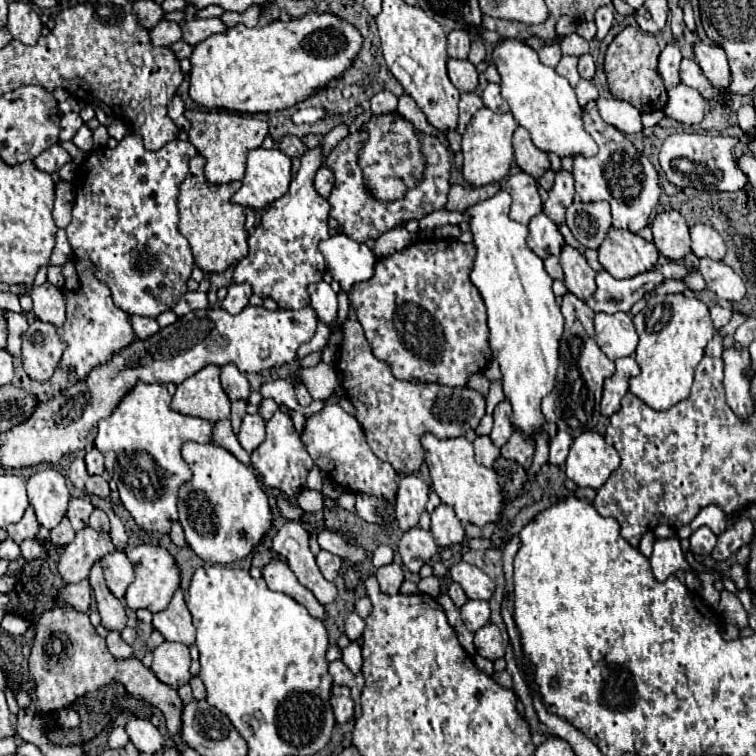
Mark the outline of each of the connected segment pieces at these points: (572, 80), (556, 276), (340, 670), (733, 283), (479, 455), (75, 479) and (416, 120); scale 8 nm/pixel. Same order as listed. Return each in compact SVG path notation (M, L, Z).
M563 56L561 62L555 66L555 72L565 76L571 86L577 86L577 82L581 78L579 72L577 72L577 58L575 56Z
M557 256L545 258L545 268L547 268L547 272L549 272L549 276L551 276L553 280L563 280L563 268L561 268Z
M335 660L335 662L329 664L329 674L333 676L333 684L349 686L349 688L355 686L355 676L353 676L353 672L351 672L341 660Z
M701 258L699 272L703 274L707 288L711 292L715 292L719 298L735 302L735 300L741 300L745 296L743 280L733 272L733 268L725 266L723 262Z
M479 436L473 444L475 444L475 458L477 458L477 462L491 468L493 462L499 458L499 448L493 446L489 436Z
M75 454L75 456L73 456L67 476L69 476L69 480L73 482L73 486L81 486L81 490L85 488L85 482L87 482L89 474L87 474L85 460L83 460L83 456L81 456L81 454Z
M407 94L399 96L399 104L397 104L397 112L403 114L407 120L411 120L423 134L437 134L437 130L427 122L425 114L421 112L421 108L415 104L415 100Z

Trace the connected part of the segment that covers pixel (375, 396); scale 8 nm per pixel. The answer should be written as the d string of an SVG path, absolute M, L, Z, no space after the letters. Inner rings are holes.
M345 320L341 324L343 340L339 346L339 356L333 362L337 380L345 388L345 396L355 408L355 418L365 430L367 442L373 454L389 462L397 474L413 474L423 464L421 436L431 432L433 436L457 438L467 430L477 428L479 420L485 416L485 398L471 388L449 388L443 384L421 384L397 380L391 374L389 364L377 360L367 344L363 328L357 320Z

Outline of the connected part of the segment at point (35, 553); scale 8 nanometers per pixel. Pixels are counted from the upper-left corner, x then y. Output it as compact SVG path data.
M23 540L19 546L21 546L21 556L27 561L39 558L43 550L43 546L37 540Z

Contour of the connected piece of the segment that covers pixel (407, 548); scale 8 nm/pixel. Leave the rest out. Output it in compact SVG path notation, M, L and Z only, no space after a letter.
M415 526L403 534L399 552L401 552L403 564L413 574L417 574L421 570L421 566L431 562L431 558L437 554L437 544L429 530L421 530Z

